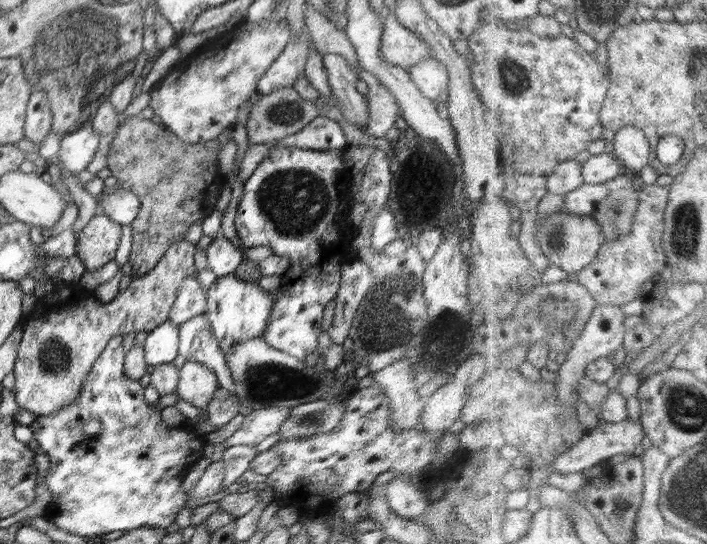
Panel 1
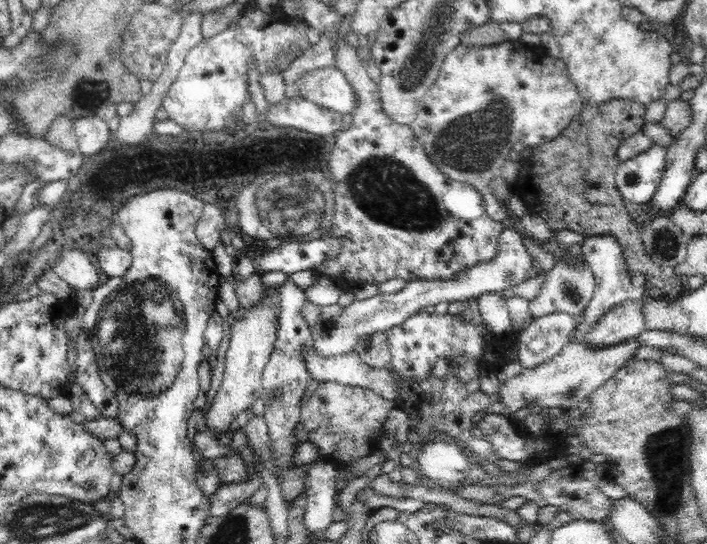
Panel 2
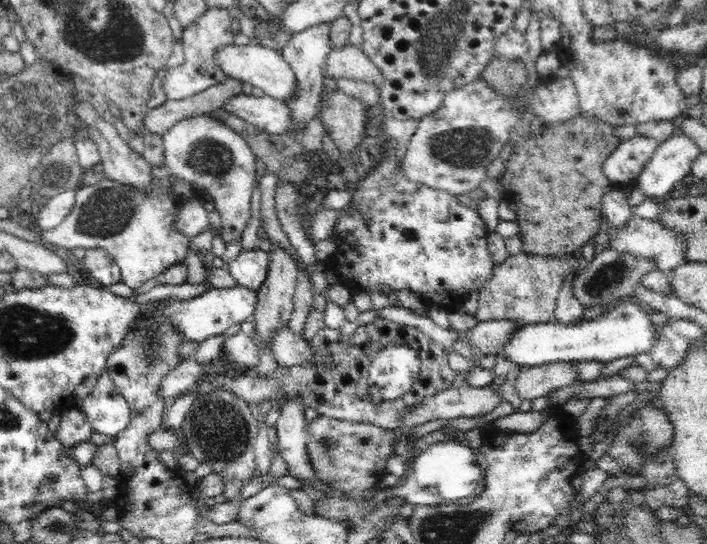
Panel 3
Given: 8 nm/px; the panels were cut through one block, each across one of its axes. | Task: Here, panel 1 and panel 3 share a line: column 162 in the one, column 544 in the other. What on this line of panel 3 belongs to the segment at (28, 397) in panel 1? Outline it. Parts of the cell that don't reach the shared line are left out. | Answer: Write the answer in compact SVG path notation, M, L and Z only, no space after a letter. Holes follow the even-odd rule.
M521 251L509 255L501 264L494 266L492 277L479 292L478 322L490 320L512 320L521 326L530 324L556 323L556 300L561 287L571 271L578 269L578 257L574 254L542 256L528 255Z

